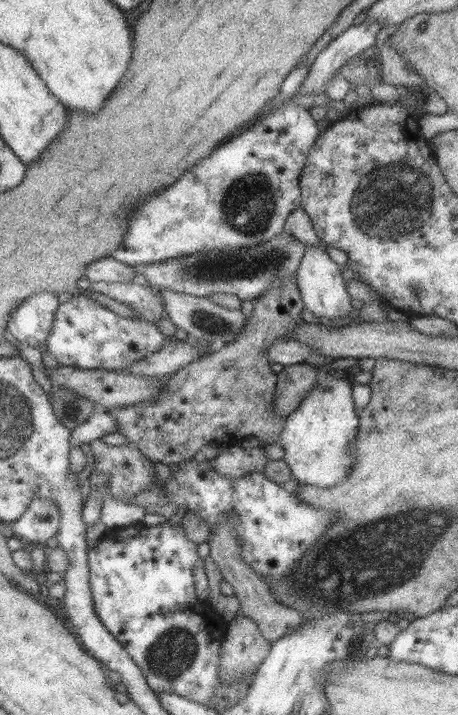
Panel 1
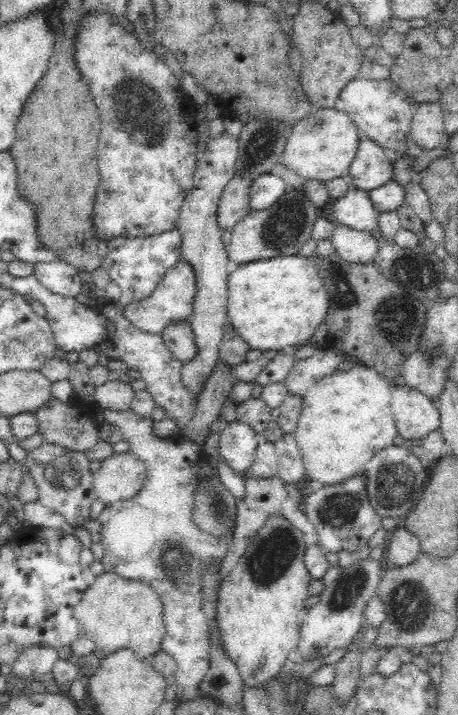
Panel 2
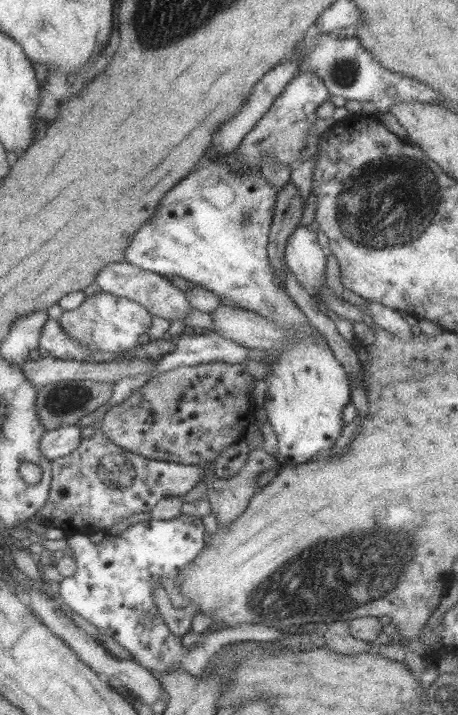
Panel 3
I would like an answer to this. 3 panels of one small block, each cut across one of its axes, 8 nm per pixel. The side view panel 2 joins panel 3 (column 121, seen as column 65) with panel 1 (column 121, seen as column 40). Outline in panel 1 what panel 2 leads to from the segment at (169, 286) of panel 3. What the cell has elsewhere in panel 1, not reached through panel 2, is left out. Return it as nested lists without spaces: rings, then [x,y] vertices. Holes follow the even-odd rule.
[[[111,257],[99,258],[87,265],[84,277],[93,282],[139,282],[143,286],[150,285],[145,279],[138,278],[135,269],[122,264]]]

